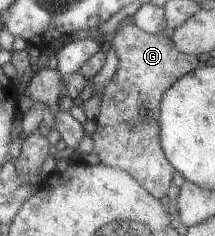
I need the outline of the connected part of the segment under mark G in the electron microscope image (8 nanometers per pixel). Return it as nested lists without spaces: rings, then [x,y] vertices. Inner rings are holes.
[[[126,21],[112,33],[105,41],[105,48],[111,48],[117,56],[117,65],[113,77],[100,95],[99,107],[95,116],[95,129],[90,135],[94,146],[92,151],[104,166],[126,171],[145,191],[159,199],[166,193],[174,172],[160,148],[157,125],[157,107],[161,96],[168,87],[187,72],[199,66],[196,56],[181,53],[168,37],[161,34],[148,34],[137,29],[135,25]]]

